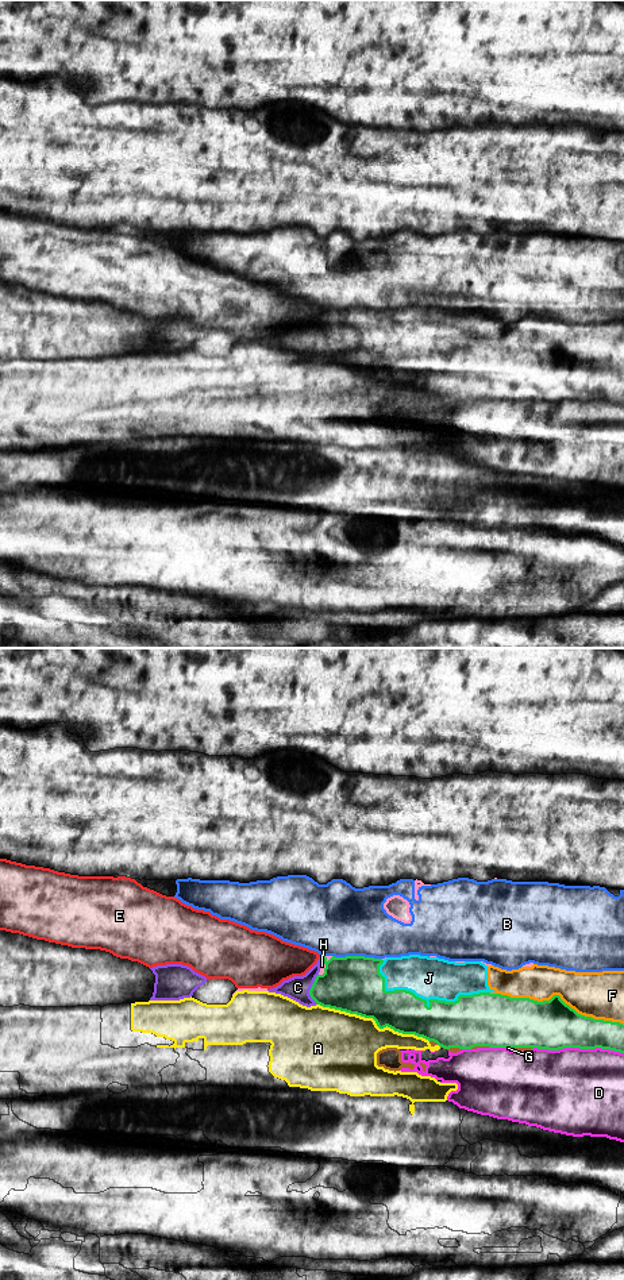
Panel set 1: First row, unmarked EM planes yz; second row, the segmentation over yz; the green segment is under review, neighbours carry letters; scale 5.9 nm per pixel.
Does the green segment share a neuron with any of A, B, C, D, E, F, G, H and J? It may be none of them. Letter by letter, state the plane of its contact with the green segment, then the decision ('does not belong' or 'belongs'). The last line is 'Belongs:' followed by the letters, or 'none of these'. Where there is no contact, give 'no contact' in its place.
A: contact in yz; does not belong
B: contact in yz; does not belong
C: contact in yz; belongs
D: contact in yz; does not belong
E: no contact; does not belong
F: contact in yz; belongs
G: contact in yz; does not belong
H: contact in yz; does not belong
J: contact in yz; belongs
Belongs: C, F, J

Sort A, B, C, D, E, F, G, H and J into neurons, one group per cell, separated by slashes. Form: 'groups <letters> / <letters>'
groups A / B / C F J / D G / E / H

